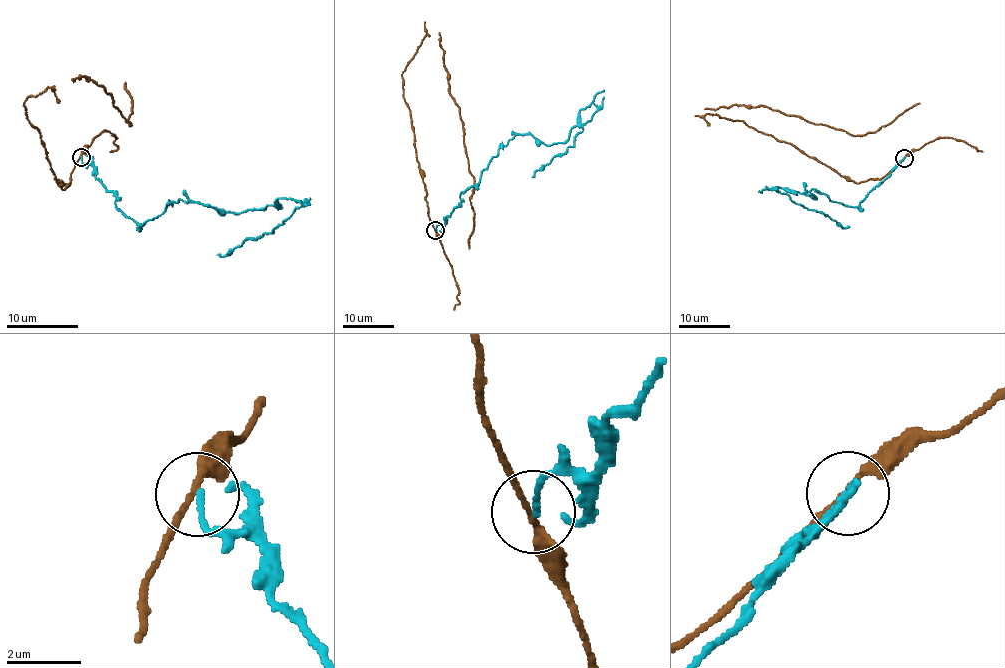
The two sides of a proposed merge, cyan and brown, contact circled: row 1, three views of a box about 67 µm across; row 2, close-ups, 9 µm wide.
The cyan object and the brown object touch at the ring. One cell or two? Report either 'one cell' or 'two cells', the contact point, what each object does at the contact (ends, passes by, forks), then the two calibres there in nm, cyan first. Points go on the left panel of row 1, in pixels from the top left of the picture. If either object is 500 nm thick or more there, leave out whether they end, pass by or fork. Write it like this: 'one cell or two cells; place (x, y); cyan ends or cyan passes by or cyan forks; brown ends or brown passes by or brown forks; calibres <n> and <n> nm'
two cells; place (81, 157); cyan ends; brown passes by; calibres 130 and 140 nm

